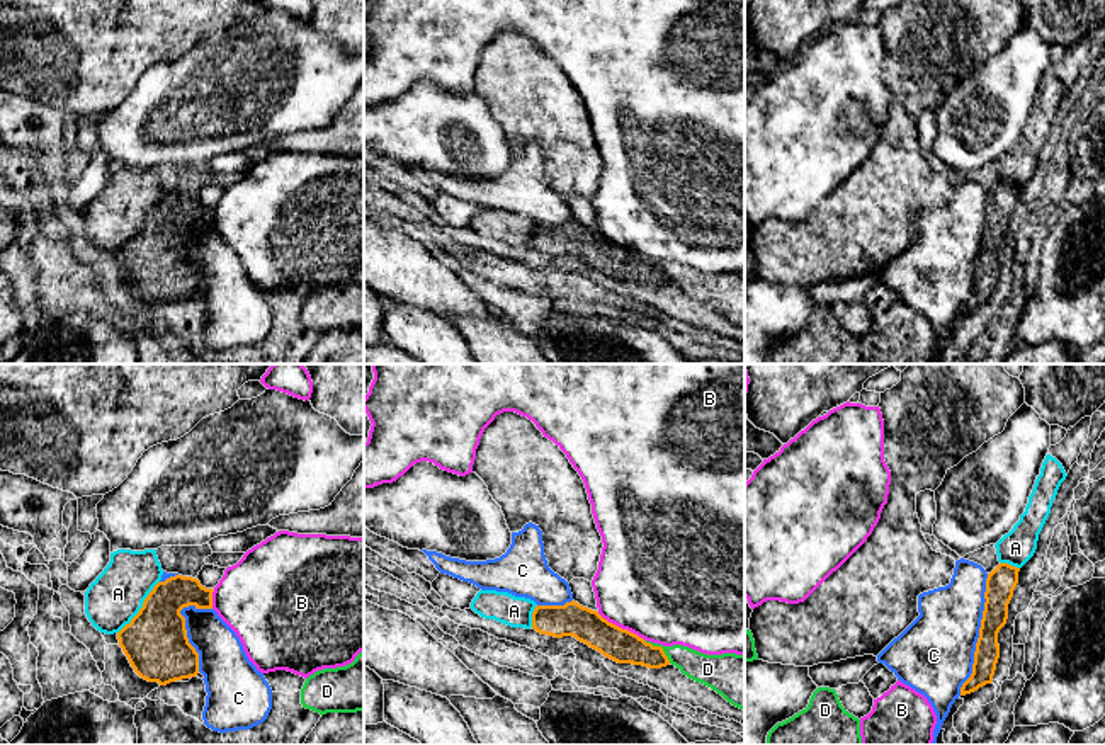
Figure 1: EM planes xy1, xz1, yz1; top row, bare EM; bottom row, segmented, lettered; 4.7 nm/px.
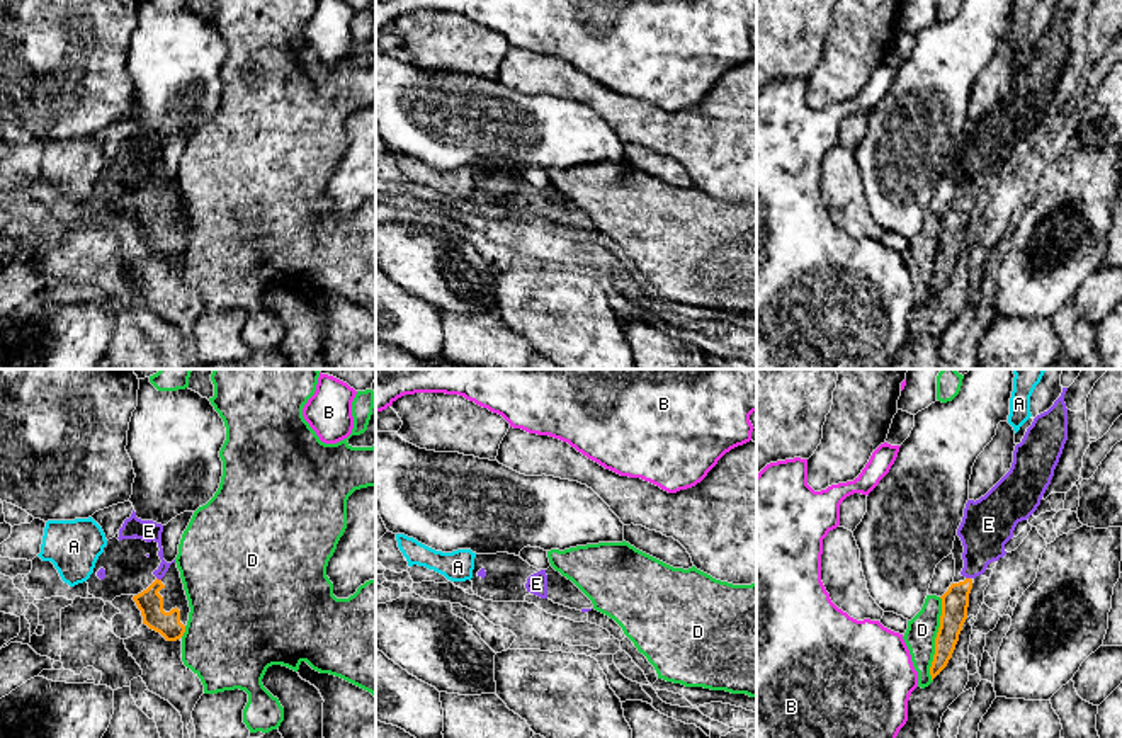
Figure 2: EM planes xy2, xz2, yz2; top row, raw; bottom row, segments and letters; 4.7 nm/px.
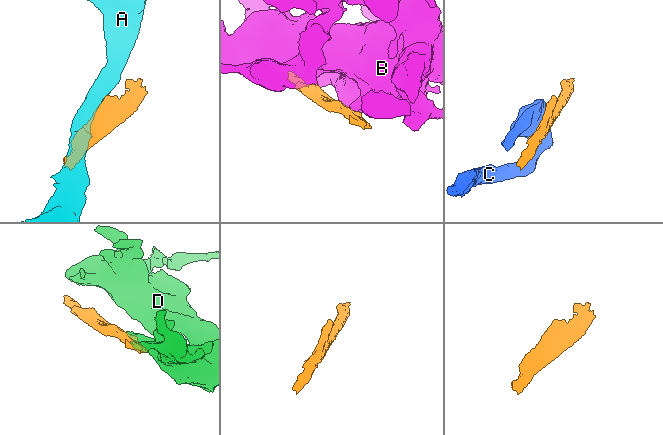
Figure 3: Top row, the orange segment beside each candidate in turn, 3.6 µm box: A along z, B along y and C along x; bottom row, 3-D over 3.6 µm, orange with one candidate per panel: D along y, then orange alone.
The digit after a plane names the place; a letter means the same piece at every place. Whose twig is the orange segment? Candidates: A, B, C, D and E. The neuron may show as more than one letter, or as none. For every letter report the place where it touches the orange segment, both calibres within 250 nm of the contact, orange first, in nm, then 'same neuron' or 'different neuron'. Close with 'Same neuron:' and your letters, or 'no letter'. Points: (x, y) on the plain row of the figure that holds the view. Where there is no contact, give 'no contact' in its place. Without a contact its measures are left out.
A: xy1 (141, 227) | 300/260 nm | different neuron
B: xz1 (621, 247) | 160/480 nm | different neuron
C: yz1 (980, 254) | 130/380 nm | different neuron
D: yz2 (935, 259) | 130/140 nm | different neuron
E: xy2 (157, 198) | 120/100 nm | same neuron
Same neuron: E

